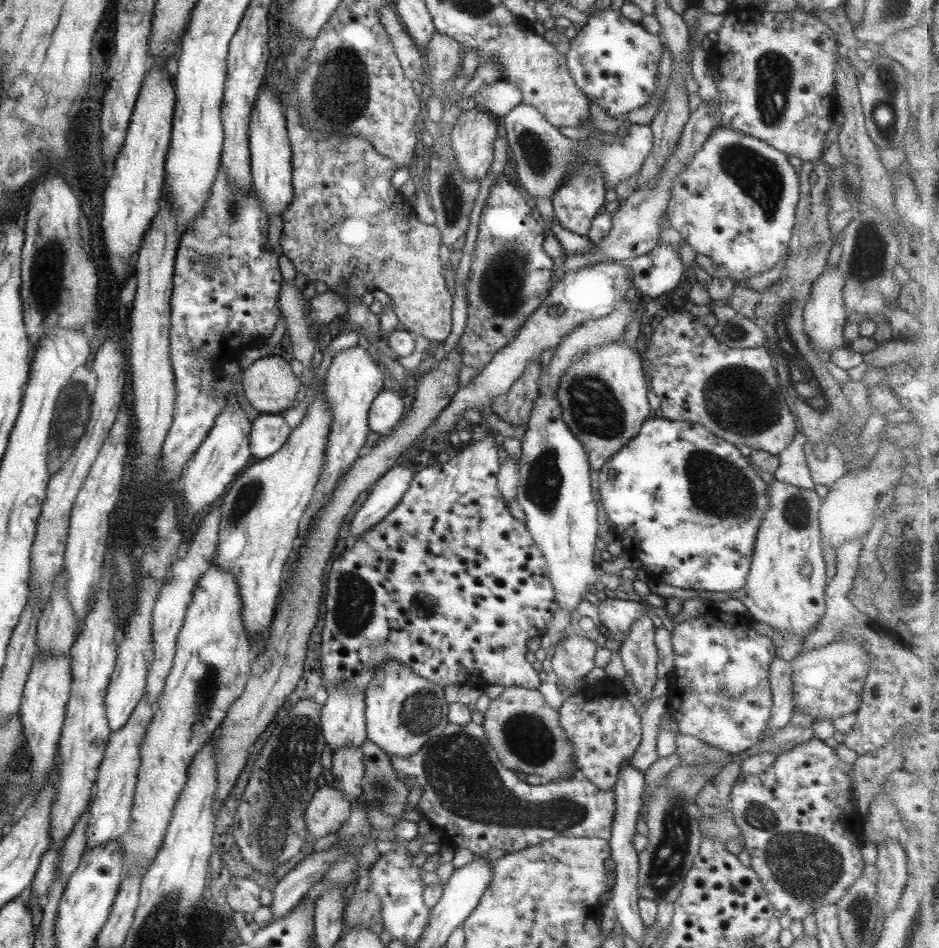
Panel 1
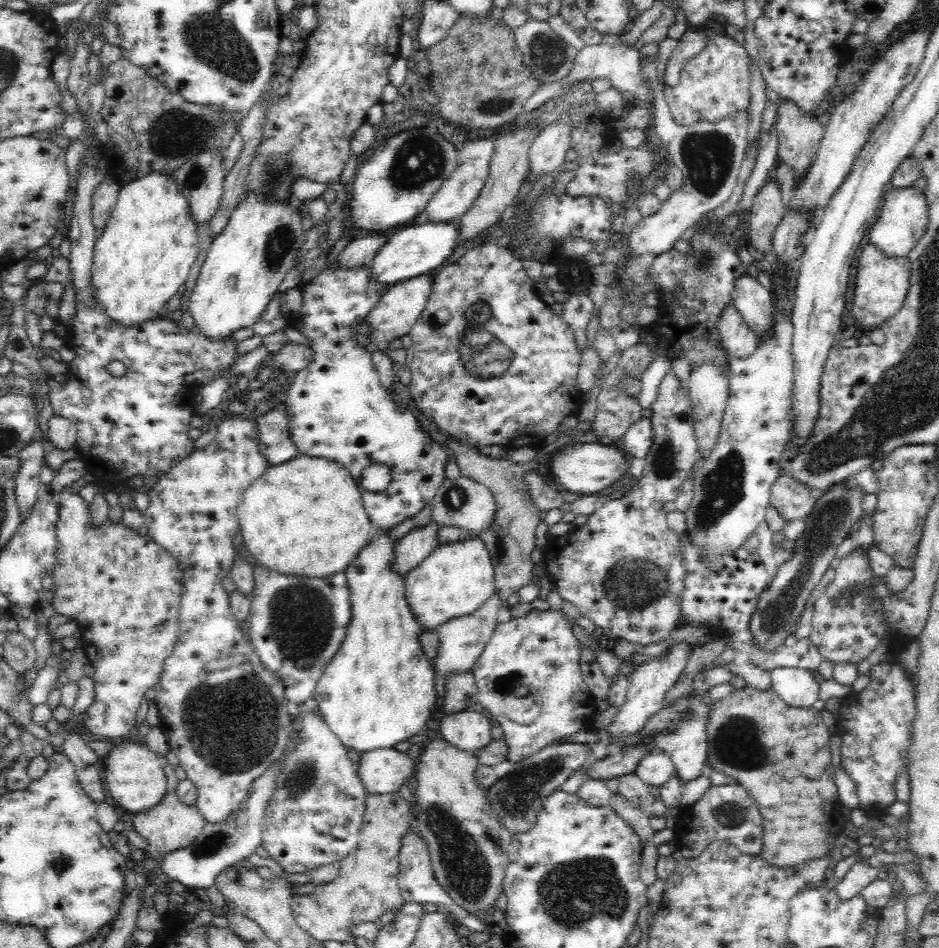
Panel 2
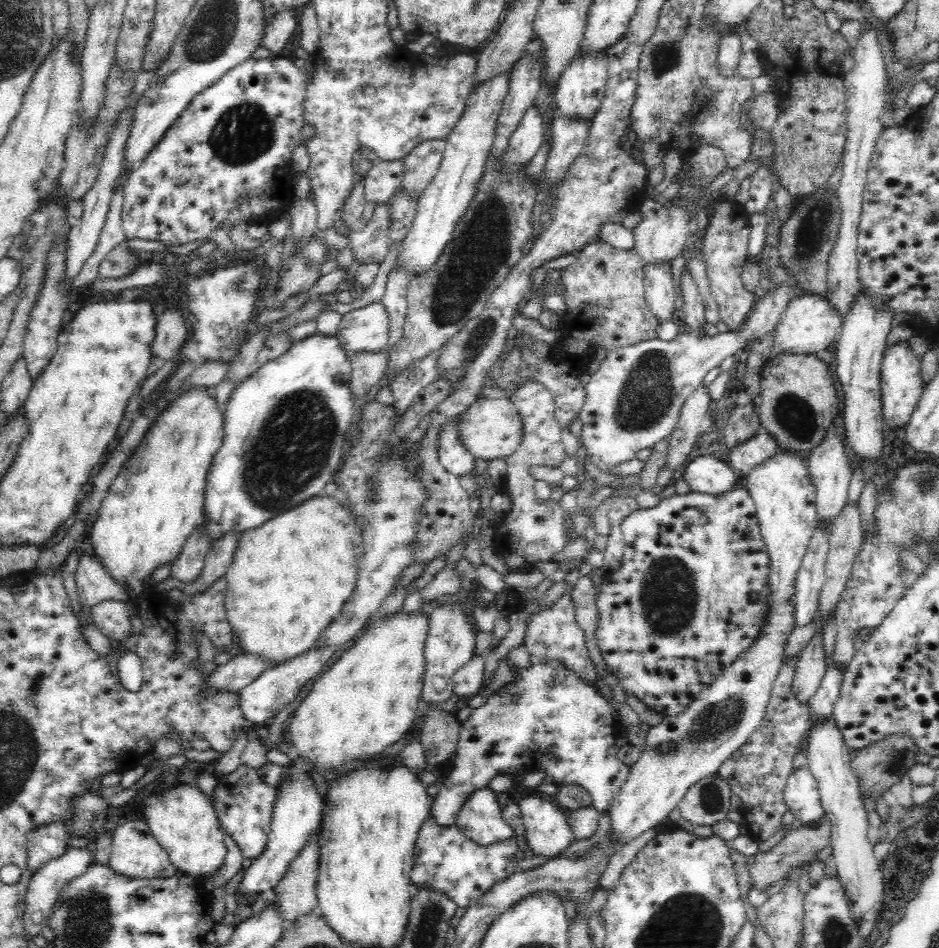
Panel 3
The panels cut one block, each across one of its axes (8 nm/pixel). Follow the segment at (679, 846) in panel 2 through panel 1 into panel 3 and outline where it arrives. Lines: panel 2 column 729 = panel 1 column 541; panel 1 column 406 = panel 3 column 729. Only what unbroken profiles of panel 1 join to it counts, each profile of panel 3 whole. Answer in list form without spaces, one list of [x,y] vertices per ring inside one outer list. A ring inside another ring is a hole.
[[[797,656],[780,665],[776,680],[772,682],[764,720],[717,772],[728,783],[732,794],[739,796],[741,805],[737,811],[742,816],[742,824],[758,844],[772,838],[782,826],[782,816],[789,810],[783,797],[786,780],[794,770],[792,760],[809,730],[811,710],[808,704],[796,698],[792,688],[796,660]]]

